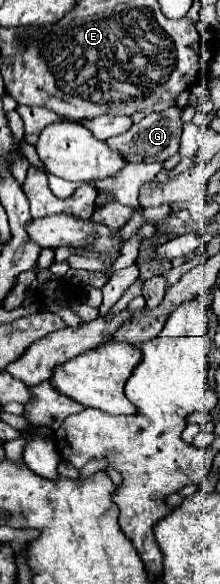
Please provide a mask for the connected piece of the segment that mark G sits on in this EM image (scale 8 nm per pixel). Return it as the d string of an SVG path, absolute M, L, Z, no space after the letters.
M169 107L161 113L149 113L141 123L135 123L129 131L109 139L109 147L121 151L131 163L149 163L149 161L165 161L167 157L175 155L179 151L181 143L181 131L183 131L183 121L181 121L181 109L179 107Z

